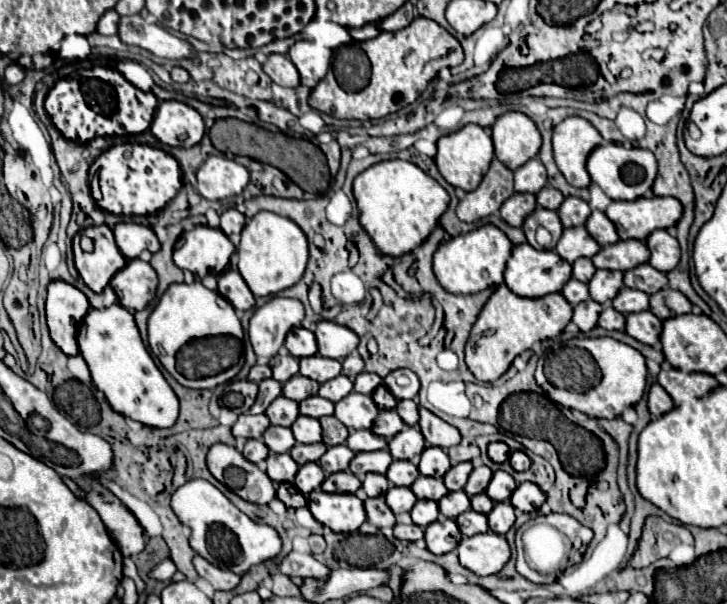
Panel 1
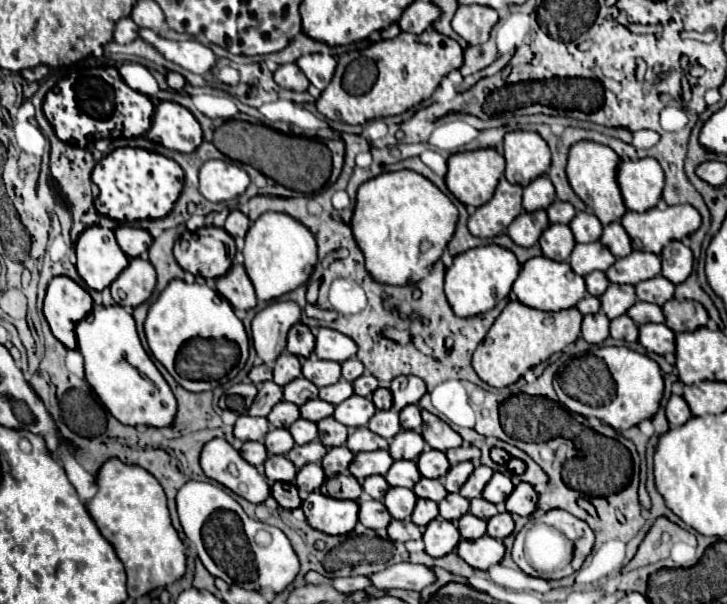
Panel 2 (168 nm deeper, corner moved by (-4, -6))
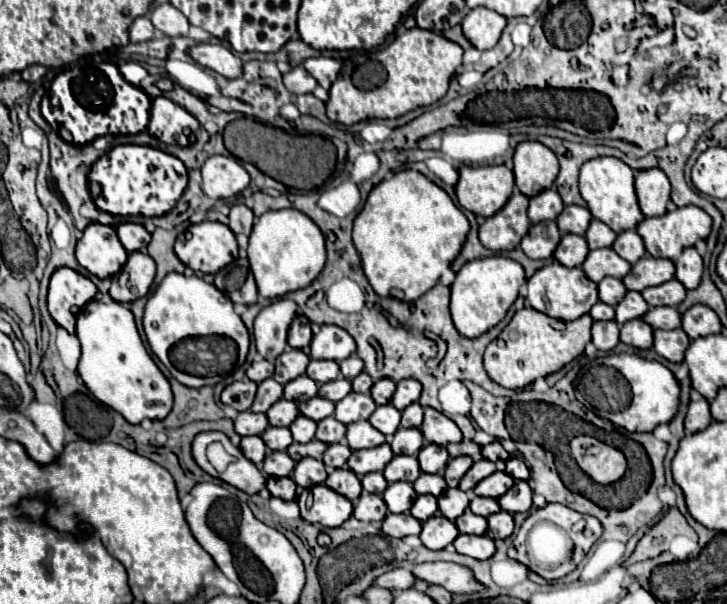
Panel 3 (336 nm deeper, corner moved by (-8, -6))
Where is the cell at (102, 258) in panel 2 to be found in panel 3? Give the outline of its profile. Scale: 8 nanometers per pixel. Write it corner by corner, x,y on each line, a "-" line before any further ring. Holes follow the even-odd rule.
91,223
77,241
77,261
91,275
107,279
117,275
127,261
127,251
109,225

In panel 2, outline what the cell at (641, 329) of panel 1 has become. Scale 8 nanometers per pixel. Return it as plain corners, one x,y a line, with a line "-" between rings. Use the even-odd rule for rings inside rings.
645,323
639,327
639,343
657,355
675,353
675,333
665,323

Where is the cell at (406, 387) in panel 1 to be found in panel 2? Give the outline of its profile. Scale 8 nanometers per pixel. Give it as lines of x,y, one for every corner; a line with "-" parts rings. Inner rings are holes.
401,375
391,381
391,393
393,393
393,409
401,411
405,405
419,403
419,399
425,395
425,383
423,379
415,375

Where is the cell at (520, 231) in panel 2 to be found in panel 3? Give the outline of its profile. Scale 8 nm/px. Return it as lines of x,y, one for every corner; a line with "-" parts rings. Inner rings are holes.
543,221
533,223
529,227
529,233
521,239
521,249
531,259
547,259
553,255
561,235
555,221

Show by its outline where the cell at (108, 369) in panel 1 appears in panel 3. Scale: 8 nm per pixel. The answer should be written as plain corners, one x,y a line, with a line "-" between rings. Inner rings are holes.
89,301
81,315
77,317
77,331
75,335
81,341
81,361
79,361
79,375
89,387
89,391
111,409
119,411
129,423
137,425
143,419
161,421
171,413
173,395
167,377
149,357
133,313
123,303
101,303

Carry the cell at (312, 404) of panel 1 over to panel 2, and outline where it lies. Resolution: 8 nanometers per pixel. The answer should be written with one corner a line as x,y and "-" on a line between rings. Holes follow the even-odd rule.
313,399
313,401
307,401
305,405
299,407
301,409
301,417
303,419
309,419
309,421
321,421
329,415
333,415
333,405
327,403
327,401
321,401
321,399

